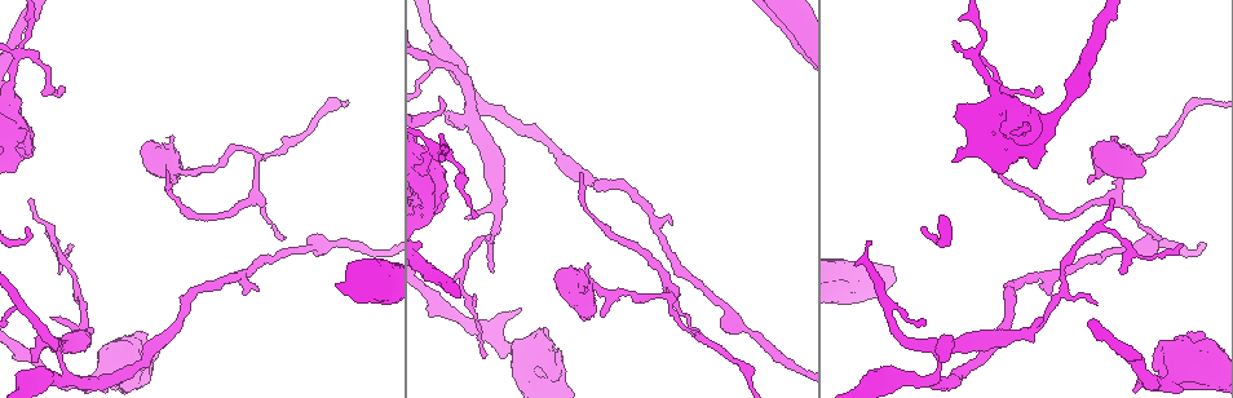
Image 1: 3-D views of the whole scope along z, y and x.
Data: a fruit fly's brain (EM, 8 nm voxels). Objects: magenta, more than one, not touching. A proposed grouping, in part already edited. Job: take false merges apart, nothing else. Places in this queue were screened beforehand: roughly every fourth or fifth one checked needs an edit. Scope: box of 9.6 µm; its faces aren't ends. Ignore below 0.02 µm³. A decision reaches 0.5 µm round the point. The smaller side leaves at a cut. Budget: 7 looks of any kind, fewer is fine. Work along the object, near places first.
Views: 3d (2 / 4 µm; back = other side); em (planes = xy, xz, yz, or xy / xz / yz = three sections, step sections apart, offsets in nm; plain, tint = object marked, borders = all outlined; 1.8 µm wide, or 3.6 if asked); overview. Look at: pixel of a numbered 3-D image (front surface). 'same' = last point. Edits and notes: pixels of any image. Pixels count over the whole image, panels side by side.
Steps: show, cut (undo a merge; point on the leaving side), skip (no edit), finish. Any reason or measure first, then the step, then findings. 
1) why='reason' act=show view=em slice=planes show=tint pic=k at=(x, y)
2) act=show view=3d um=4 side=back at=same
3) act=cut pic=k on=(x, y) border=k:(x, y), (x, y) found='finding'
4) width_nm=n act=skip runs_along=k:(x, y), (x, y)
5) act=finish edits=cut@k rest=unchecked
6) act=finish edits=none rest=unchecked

why='sharp bend' act=show view=3d um=4 pic=1 at=(980, 130)

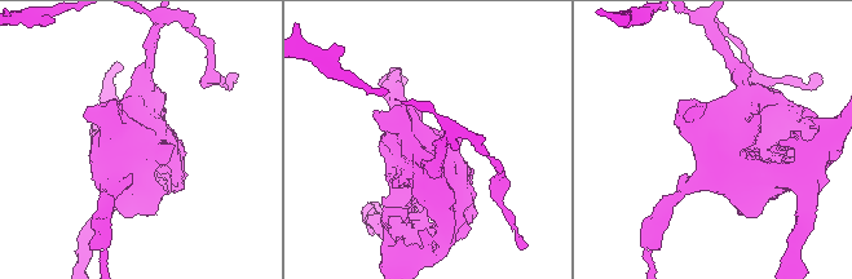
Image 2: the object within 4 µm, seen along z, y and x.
act=show view=em um=3.6 slice=planes show=tint pic=2 at=(150, 151)

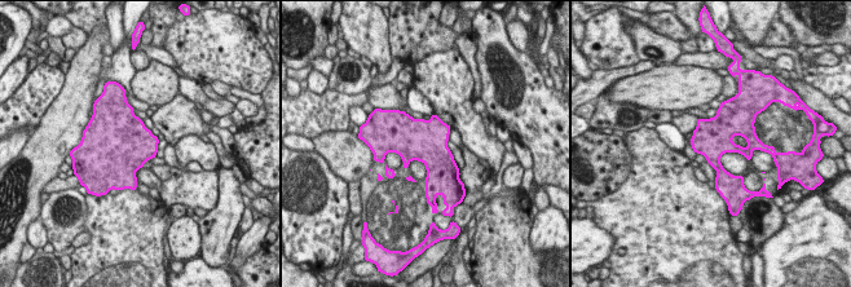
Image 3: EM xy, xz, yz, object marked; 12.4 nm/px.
act=skip found='all the same neuron'

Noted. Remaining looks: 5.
why='calibre changes' act=show view=em slice=xz step=4 show=tint pic=1 at=(475, 118)

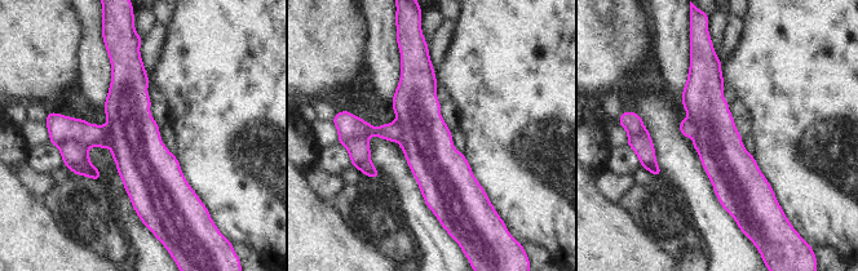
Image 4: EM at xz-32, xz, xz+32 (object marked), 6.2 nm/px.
act=show view=em slice=planes show=borders at=same

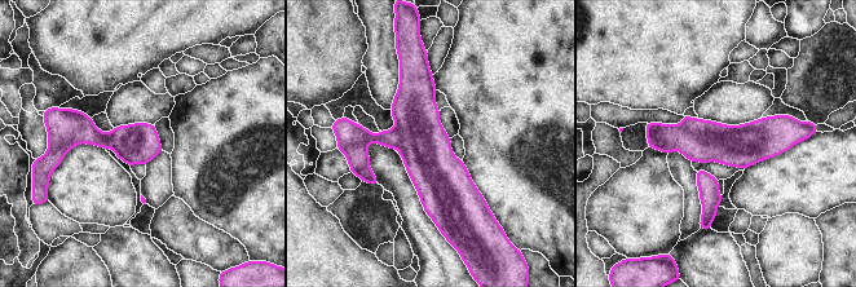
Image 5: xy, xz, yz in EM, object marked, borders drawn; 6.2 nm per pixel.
act=cut pic=5 on=(361, 137) border=5:(396, 127), (400, 133), (398, 145) found='two neurons meet here'

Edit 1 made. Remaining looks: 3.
act=finish edits=cut@5 rest=unchecked

